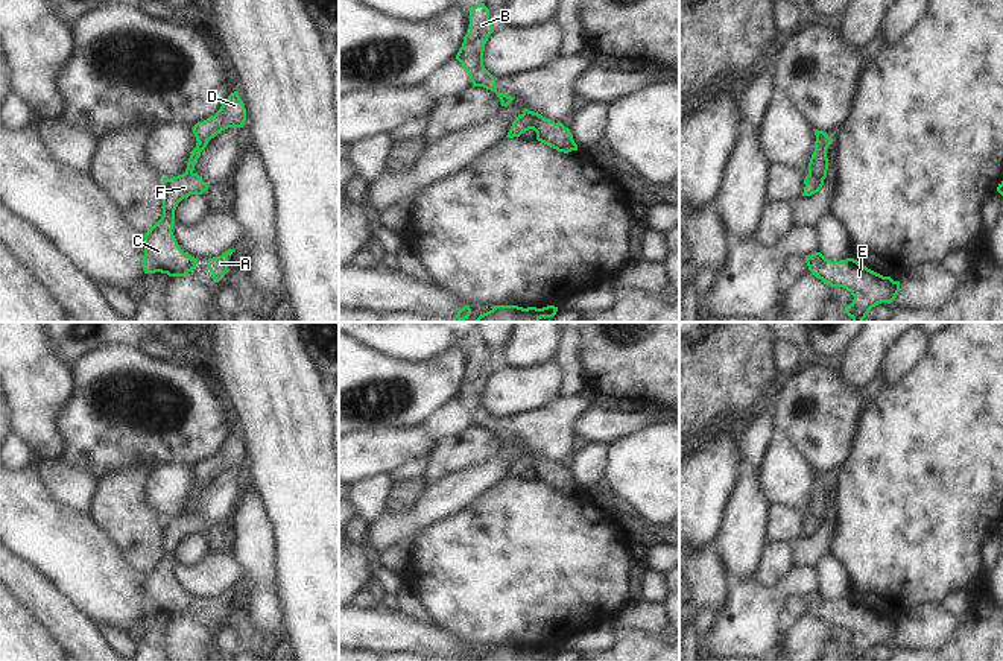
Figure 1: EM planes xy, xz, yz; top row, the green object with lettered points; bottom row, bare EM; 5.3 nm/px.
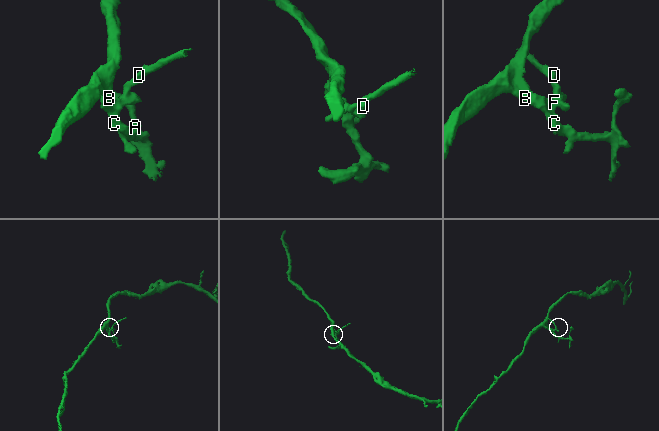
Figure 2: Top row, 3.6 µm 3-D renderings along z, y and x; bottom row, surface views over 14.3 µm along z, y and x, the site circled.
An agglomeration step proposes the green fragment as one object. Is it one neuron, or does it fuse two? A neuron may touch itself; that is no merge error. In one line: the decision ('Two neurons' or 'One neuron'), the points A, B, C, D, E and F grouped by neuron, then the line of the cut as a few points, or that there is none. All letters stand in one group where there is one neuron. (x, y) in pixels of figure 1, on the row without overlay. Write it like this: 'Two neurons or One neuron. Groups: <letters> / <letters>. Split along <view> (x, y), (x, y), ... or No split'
Two neurons. Groups: A B C E F / D. Split along xz (523, 453), (532, 458), (534, 468).

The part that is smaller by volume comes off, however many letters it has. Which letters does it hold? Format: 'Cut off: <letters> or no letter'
Cut off: D.

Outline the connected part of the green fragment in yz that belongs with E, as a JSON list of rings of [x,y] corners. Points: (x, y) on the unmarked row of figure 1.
[[[815,593],[805,597],[805,603],[816,618],[831,628],[845,628],[854,637],[845,650],[853,661],[863,661],[881,643],[891,644],[900,632],[900,621],[883,617],[854,599],[831,602]]]

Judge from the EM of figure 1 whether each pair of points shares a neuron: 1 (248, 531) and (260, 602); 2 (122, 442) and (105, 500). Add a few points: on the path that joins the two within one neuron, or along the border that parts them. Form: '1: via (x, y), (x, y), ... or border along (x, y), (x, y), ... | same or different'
1: via (254, 549), (260, 584) | same
2: border along (149, 461), (132, 458), (99, 477) | different

